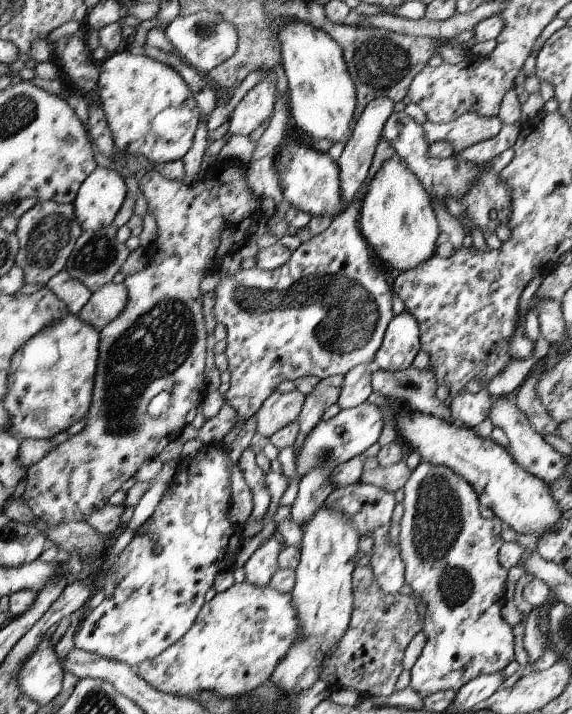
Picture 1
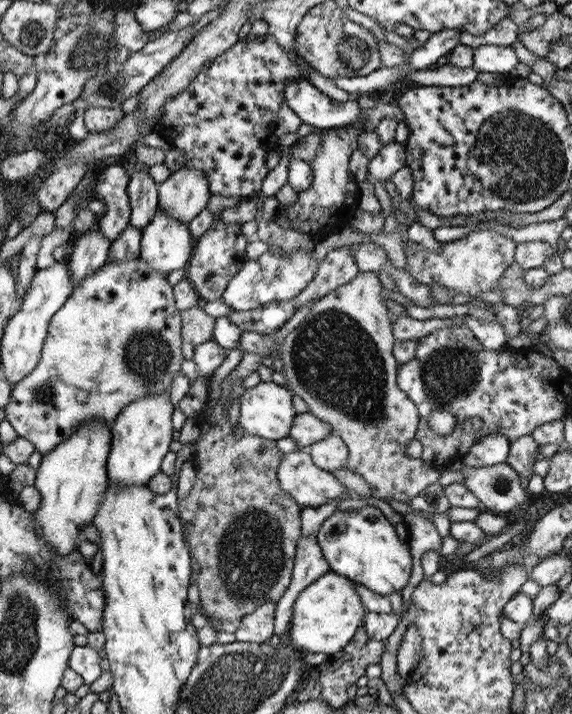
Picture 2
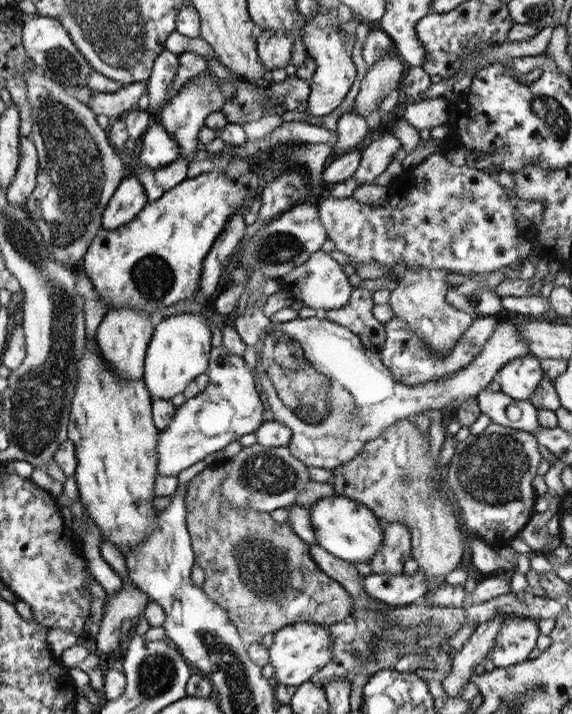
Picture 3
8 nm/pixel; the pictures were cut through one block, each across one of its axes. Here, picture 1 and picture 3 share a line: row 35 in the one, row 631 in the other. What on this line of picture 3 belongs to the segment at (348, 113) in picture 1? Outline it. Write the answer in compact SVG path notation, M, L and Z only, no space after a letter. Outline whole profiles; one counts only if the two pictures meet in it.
M297 622L291 626L281 628L273 636L273 644L269 646L269 666L273 668L271 682L273 686L301 686L307 680L313 678L313 674L321 672L329 662L331 662L331 644L329 644L329 626L319 626L319 624L309 624L309 622Z

